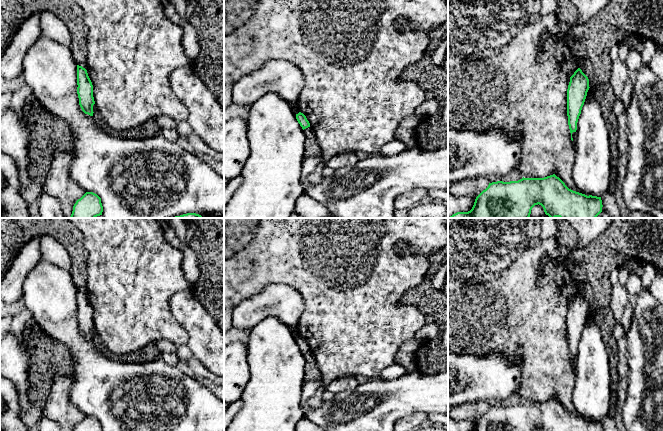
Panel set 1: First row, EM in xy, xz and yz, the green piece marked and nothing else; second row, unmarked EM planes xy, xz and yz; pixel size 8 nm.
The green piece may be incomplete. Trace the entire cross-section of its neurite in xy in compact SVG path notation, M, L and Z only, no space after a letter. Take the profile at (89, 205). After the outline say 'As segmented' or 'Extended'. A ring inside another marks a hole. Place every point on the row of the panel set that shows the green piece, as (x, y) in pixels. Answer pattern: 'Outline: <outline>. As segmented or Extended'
Outline: M86 192L76 201L68 218L96 218L102 215L102 212L101 198L93 192Z. As segmented

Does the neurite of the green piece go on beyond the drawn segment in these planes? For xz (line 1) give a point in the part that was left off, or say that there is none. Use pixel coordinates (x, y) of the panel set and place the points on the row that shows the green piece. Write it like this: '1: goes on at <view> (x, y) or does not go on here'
1: does not go on here

